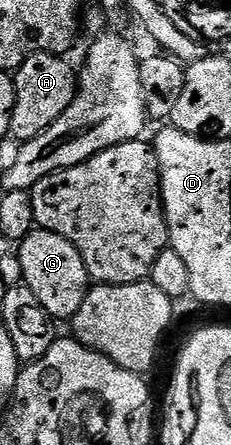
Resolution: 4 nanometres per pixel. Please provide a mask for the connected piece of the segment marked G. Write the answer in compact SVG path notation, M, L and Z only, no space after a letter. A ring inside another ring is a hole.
M36 228L28 238L18 243L17 253L21 260L22 285L29 287L33 296L41 300L41 308L45 308L53 320L74 319L81 304L85 304L85 296L92 285L85 260L81 260L81 252L77 252L77 248L73 248L65 236Z

